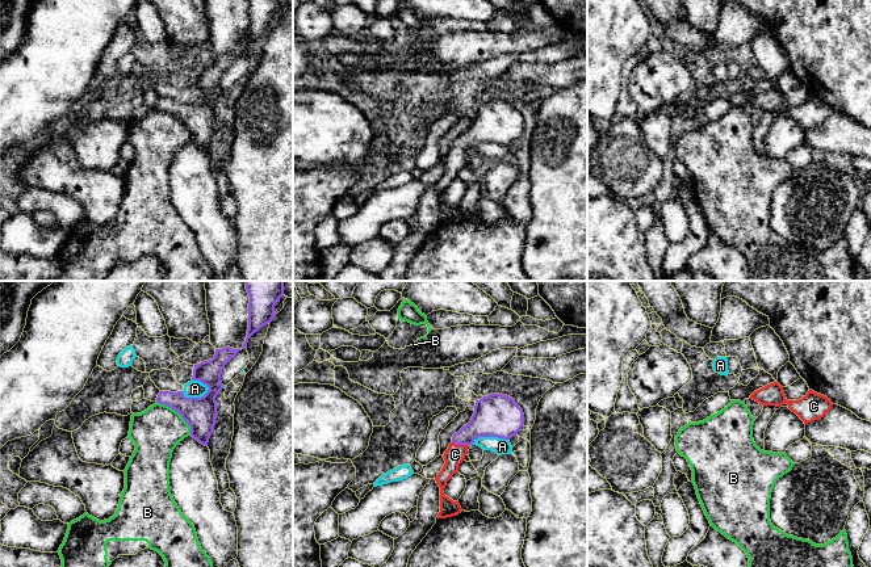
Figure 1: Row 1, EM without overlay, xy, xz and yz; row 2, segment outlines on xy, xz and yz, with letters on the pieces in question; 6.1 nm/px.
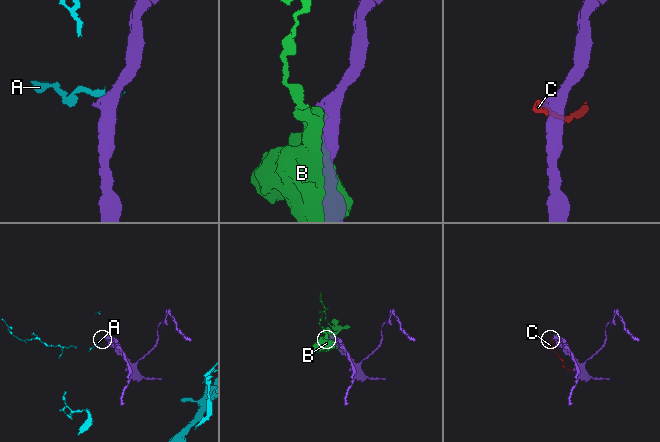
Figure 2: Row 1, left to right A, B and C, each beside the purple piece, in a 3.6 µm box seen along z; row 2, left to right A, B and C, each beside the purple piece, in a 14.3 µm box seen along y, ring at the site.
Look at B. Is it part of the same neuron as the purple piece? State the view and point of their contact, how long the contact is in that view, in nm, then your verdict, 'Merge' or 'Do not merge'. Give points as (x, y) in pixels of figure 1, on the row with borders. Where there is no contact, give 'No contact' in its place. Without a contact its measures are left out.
Touches purple at xy (178, 411). Shared border 300 nm. Do not merge

